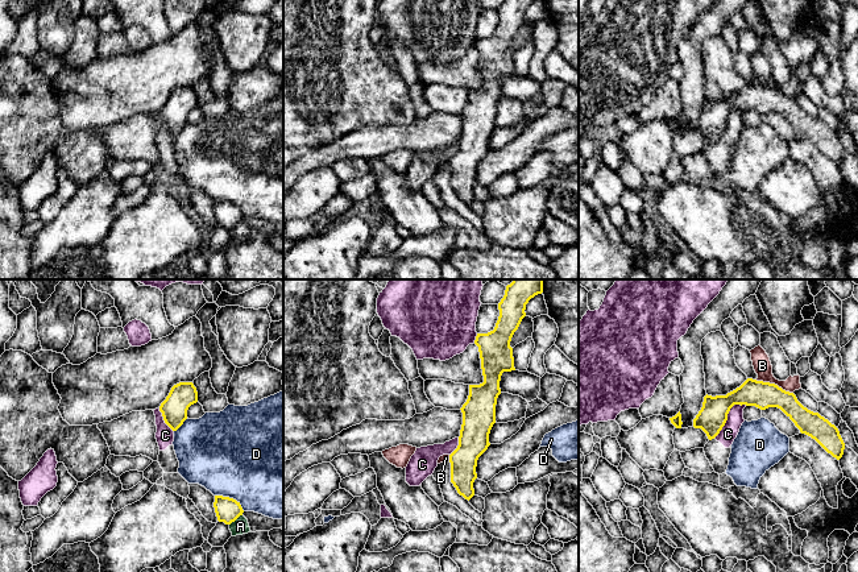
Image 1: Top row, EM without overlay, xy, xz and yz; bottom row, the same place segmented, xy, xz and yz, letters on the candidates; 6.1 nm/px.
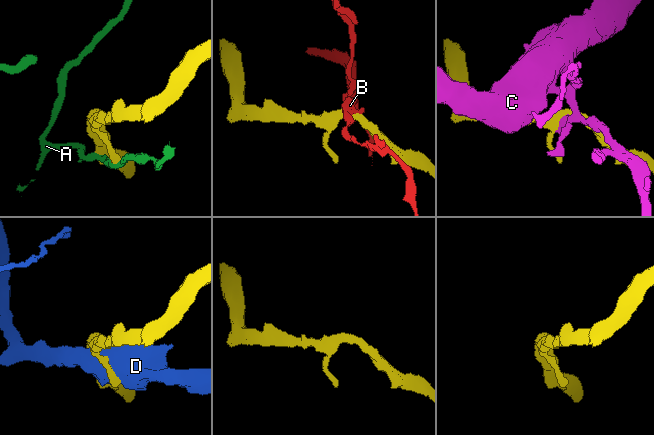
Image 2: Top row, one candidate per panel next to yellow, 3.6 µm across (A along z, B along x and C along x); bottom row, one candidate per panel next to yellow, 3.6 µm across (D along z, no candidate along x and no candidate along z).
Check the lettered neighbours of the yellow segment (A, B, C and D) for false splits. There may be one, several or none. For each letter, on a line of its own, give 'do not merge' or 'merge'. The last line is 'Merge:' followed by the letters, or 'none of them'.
A: do not merge
B: do not merge
C: do not merge
D: do not merge
Merge: none of them

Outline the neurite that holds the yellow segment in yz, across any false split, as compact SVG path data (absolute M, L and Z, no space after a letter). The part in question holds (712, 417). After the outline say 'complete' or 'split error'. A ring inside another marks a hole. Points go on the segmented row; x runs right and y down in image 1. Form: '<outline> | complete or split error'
M747 378L739 387L726 395L705 395L702 407L693 419L693 427L701 428L709 440L714 439L728 420L734 405L755 406L760 410L780 409L800 430L815 439L828 453L840 460L845 443L838 428L818 413L804 407L793 393L775 384Z | complete

